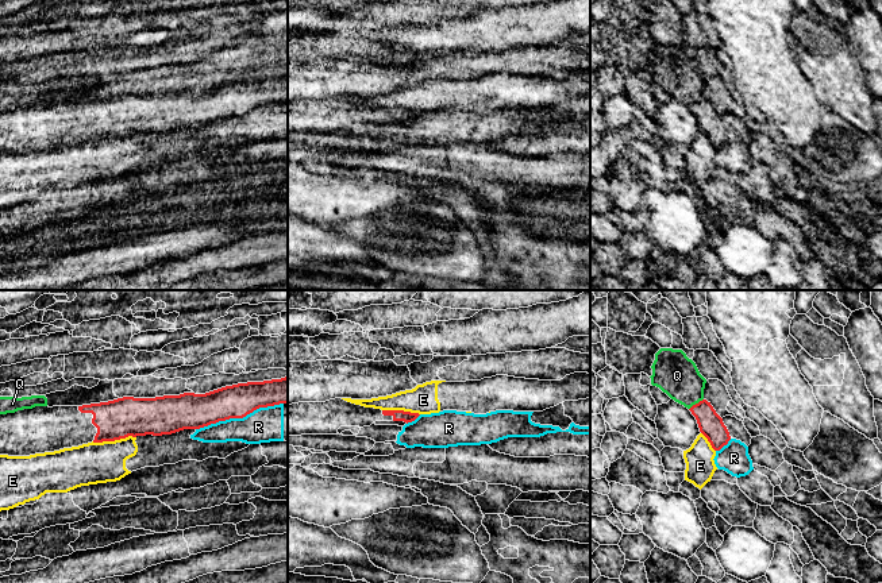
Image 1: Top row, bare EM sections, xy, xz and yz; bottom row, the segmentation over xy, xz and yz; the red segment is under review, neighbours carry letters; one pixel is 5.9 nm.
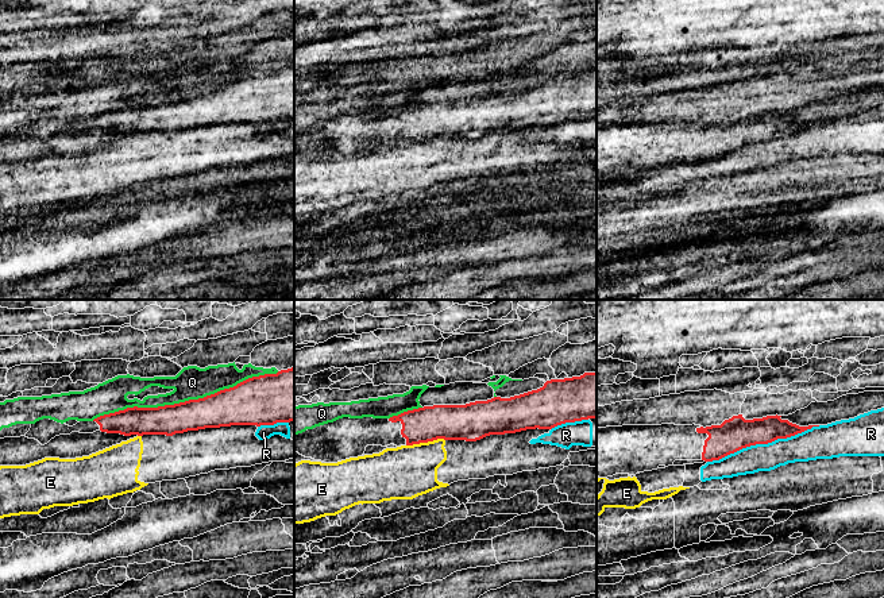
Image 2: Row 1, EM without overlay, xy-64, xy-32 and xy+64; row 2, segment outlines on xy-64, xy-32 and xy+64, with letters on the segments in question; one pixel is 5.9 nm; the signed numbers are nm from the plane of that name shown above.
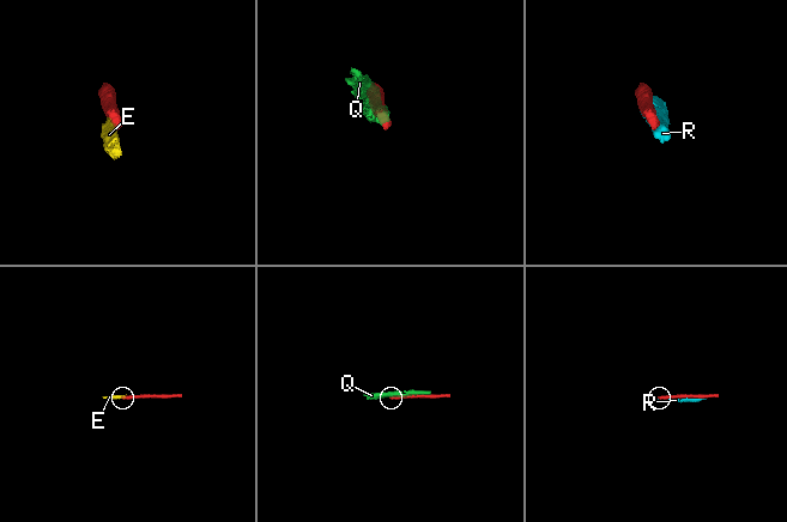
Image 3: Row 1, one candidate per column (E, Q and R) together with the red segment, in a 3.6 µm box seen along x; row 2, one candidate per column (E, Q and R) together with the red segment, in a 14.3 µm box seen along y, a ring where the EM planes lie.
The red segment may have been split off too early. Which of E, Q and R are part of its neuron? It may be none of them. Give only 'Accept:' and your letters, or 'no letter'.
Accept: no letter

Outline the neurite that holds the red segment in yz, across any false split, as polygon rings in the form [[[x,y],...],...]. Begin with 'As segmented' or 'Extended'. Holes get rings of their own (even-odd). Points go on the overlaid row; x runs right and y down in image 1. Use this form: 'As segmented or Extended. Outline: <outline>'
As segmented. Outline: [[[702,399],[689,410],[696,417],[700,432],[708,439],[715,451],[720,451],[728,444],[731,440],[729,432],[710,402]]]

